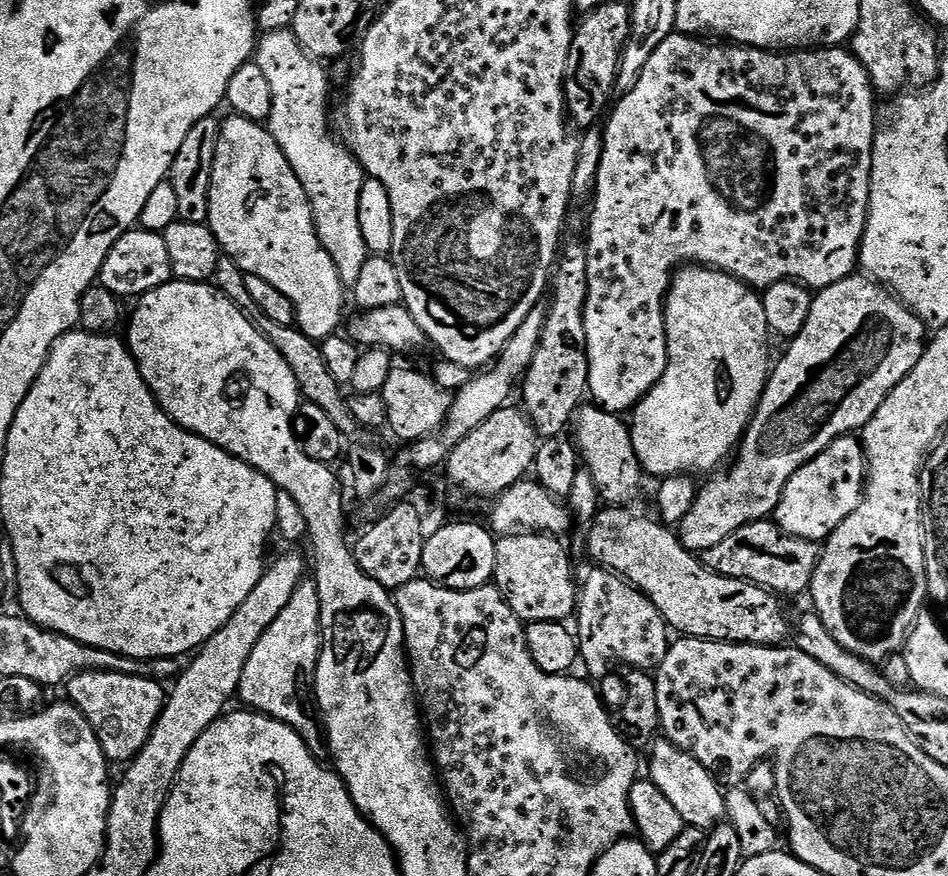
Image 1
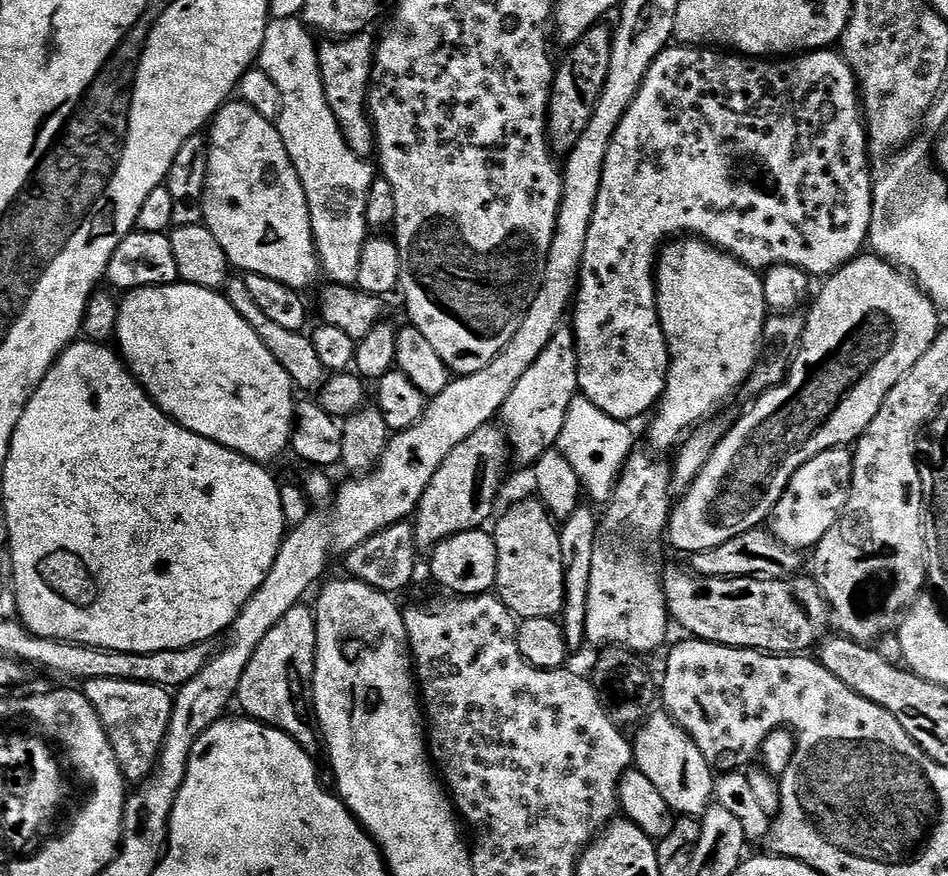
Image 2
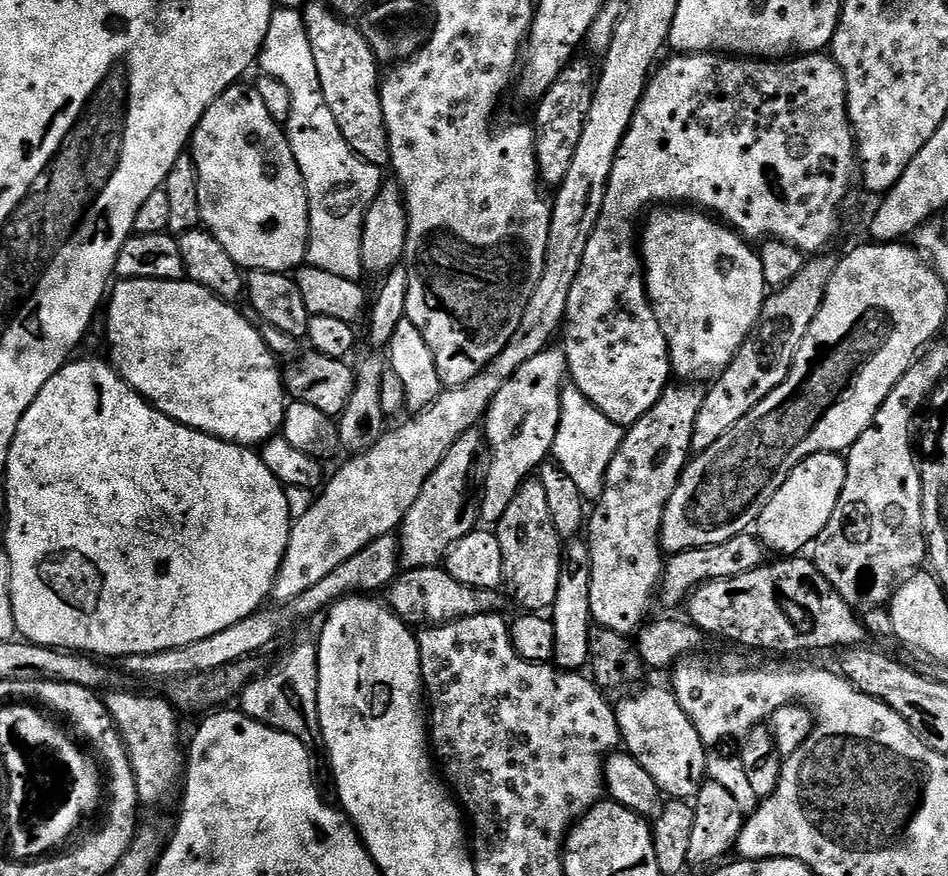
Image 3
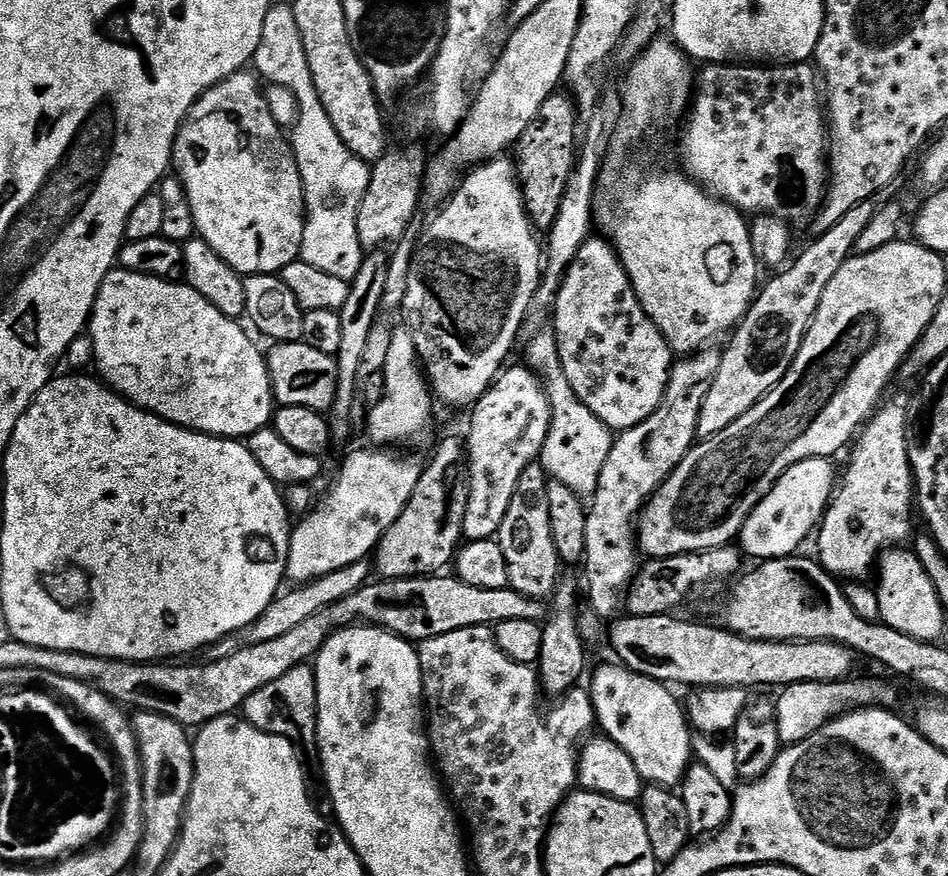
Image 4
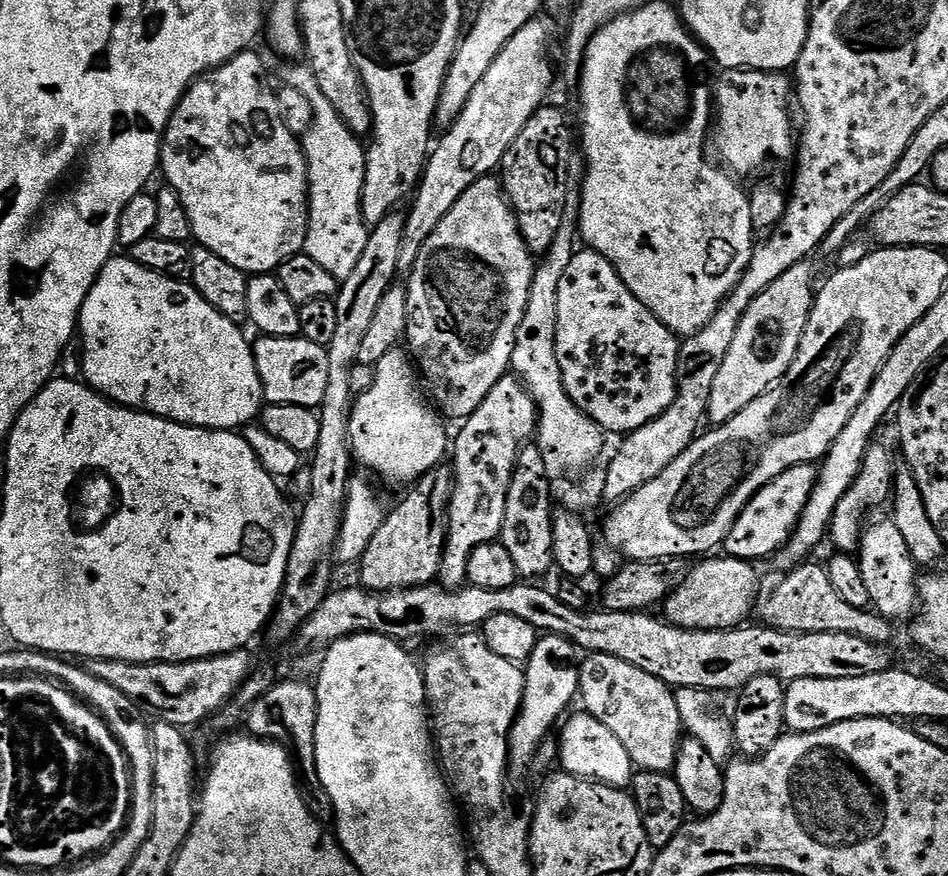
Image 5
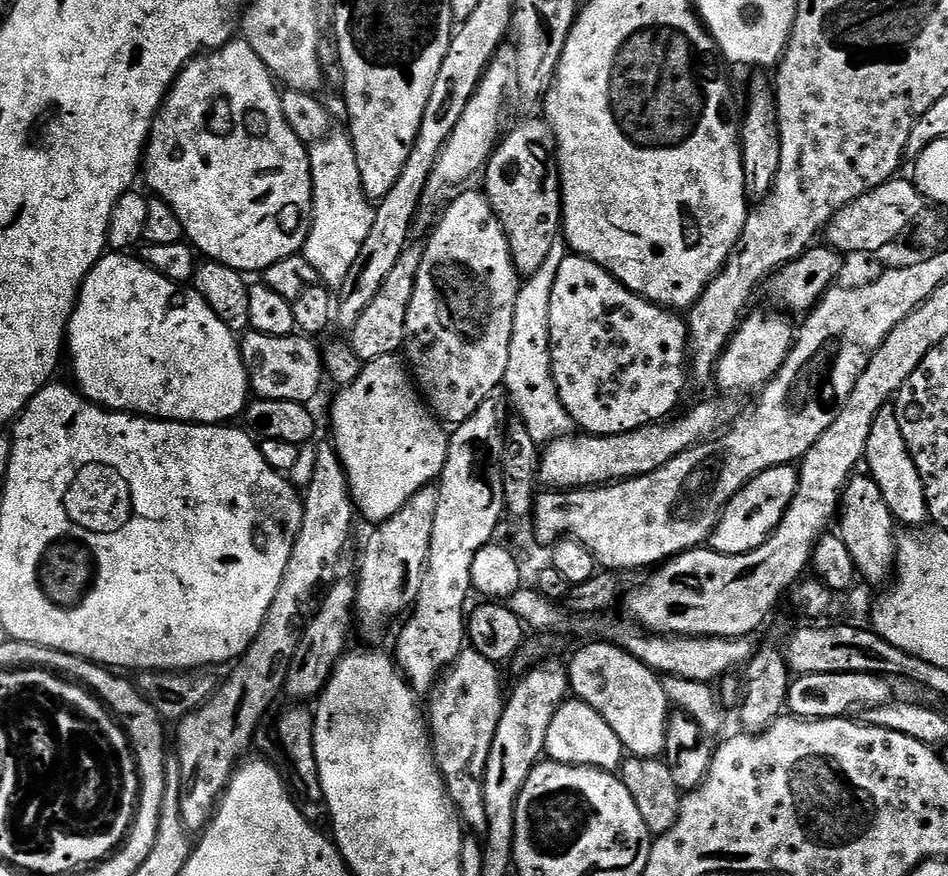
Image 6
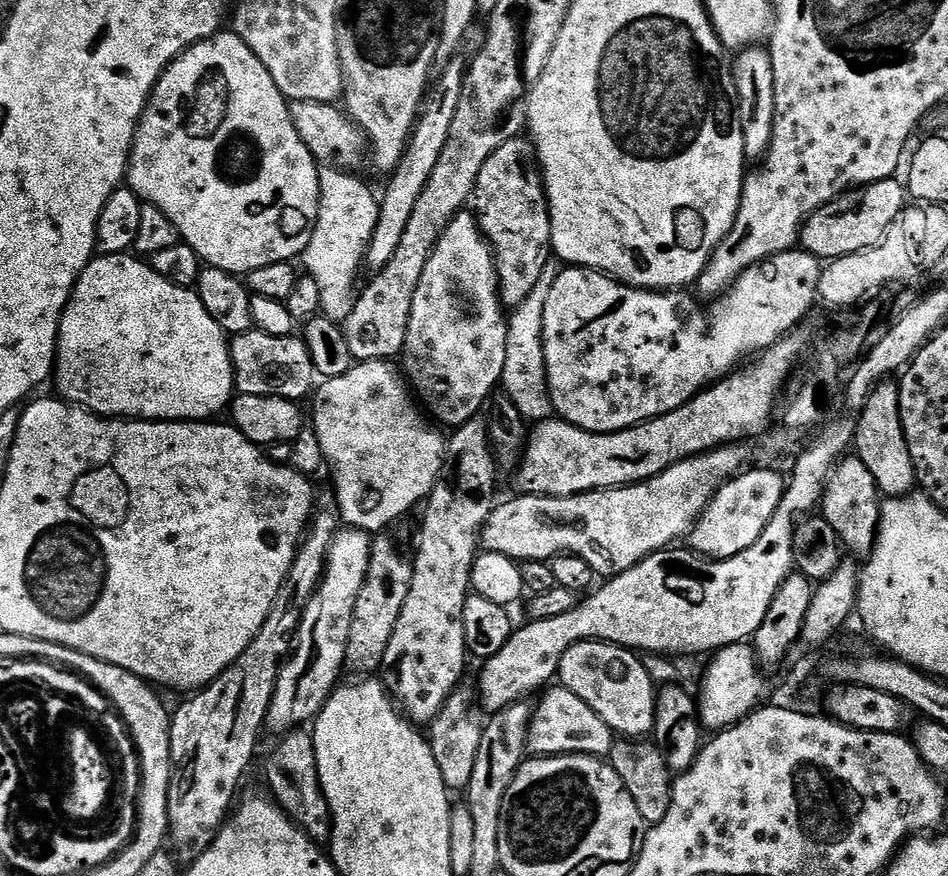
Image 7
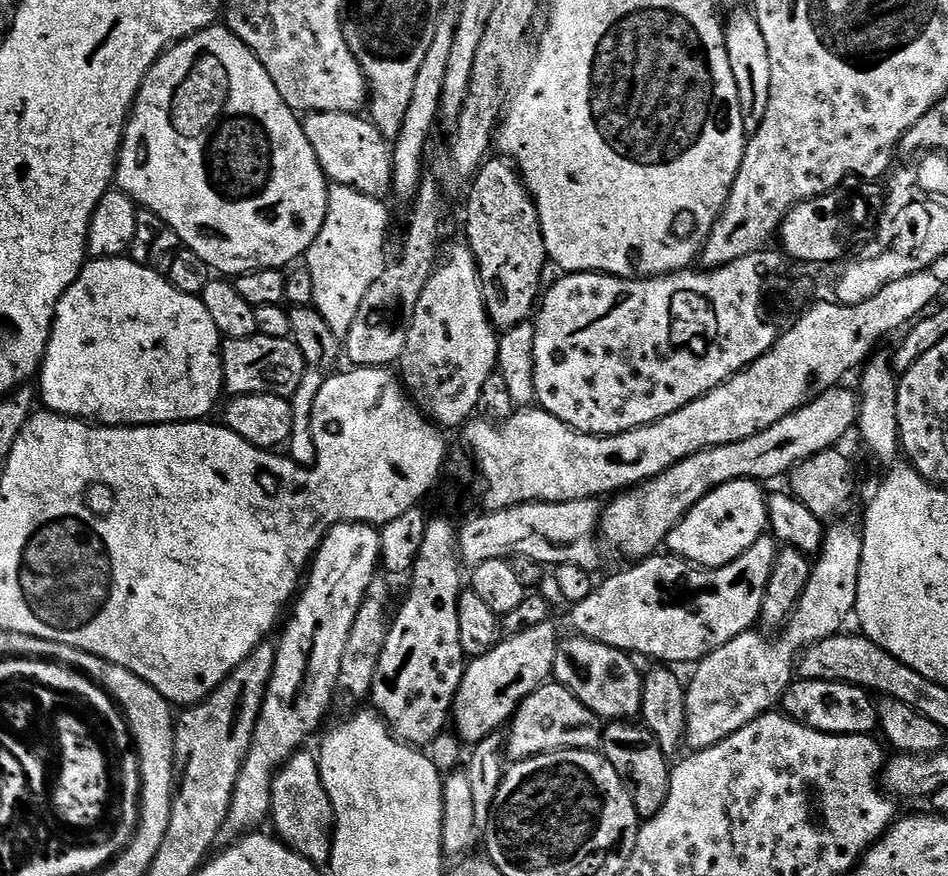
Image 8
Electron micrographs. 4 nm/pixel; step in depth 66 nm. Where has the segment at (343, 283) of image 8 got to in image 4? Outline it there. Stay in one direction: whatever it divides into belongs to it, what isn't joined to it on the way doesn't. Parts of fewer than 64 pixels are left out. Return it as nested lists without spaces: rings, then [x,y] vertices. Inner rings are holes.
[[[276,2],[269,8],[266,14],[266,23],[262,26],[262,42],[258,42],[258,50],[254,57],[255,64],[257,68],[255,71],[268,84],[286,86],[286,90],[290,90],[294,94],[296,104],[300,108],[296,115],[296,122],[290,129],[290,143],[302,178],[306,209],[299,259],[304,260],[310,266],[318,266],[318,270],[323,270],[326,274],[334,274],[334,278],[342,278],[350,282],[358,274],[366,255],[366,250],[360,245],[358,236],[358,212],[364,192],[370,186],[372,169],[353,154],[342,138],[338,136],[338,131],[334,128],[334,123],[331,122],[326,107],[315,90],[314,78],[311,76],[306,50],[303,49],[302,38],[299,36],[291,3]]]

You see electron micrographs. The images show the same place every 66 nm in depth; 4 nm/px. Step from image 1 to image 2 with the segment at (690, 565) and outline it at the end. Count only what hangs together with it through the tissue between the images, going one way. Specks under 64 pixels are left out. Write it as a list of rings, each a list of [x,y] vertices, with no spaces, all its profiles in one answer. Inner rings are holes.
[[[687,567],[684,568],[672,568],[668,573],[665,571],[662,585],[664,600],[668,603],[669,617],[675,623],[677,620],[688,631],[685,633],[689,637],[731,648],[753,648],[756,652],[804,654],[829,631],[829,606],[824,600],[824,595],[820,593],[816,581],[807,575],[797,574],[782,580],[766,580],[758,576],[710,578],[698,576]]]

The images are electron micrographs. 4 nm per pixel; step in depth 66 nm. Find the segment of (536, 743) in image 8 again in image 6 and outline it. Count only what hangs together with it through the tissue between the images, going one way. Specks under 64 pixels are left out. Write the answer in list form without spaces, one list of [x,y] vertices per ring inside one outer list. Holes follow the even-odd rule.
[[[569,698],[556,707],[544,731],[544,756],[559,764],[590,766],[603,772],[616,772],[626,759],[626,751],[618,734],[593,706],[577,698]]]

